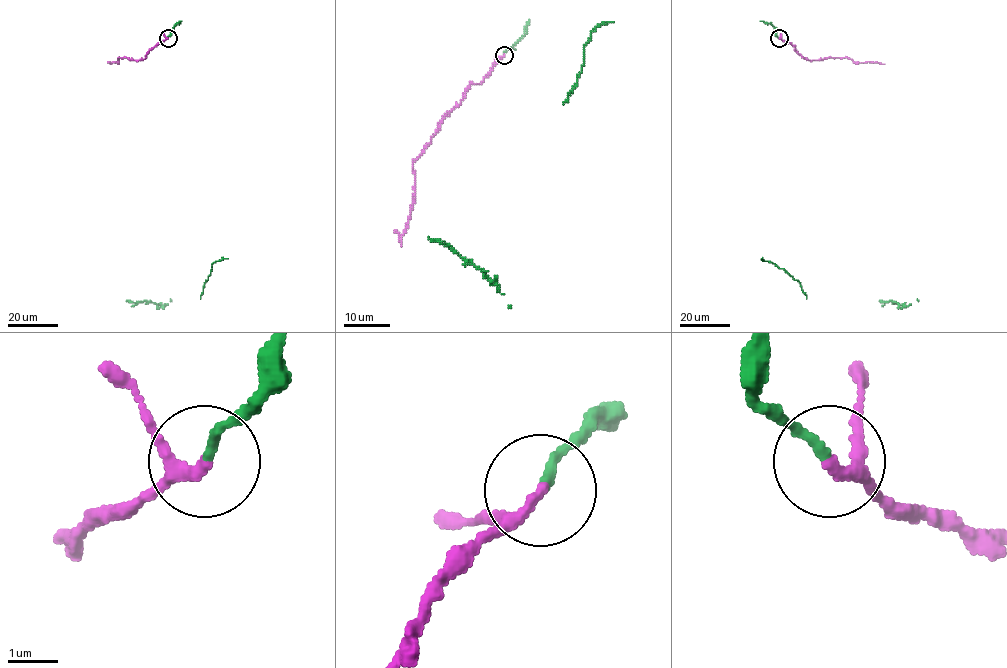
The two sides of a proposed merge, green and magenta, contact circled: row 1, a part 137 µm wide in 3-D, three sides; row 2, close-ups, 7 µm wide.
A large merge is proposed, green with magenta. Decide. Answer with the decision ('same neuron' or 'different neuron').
same neuron

